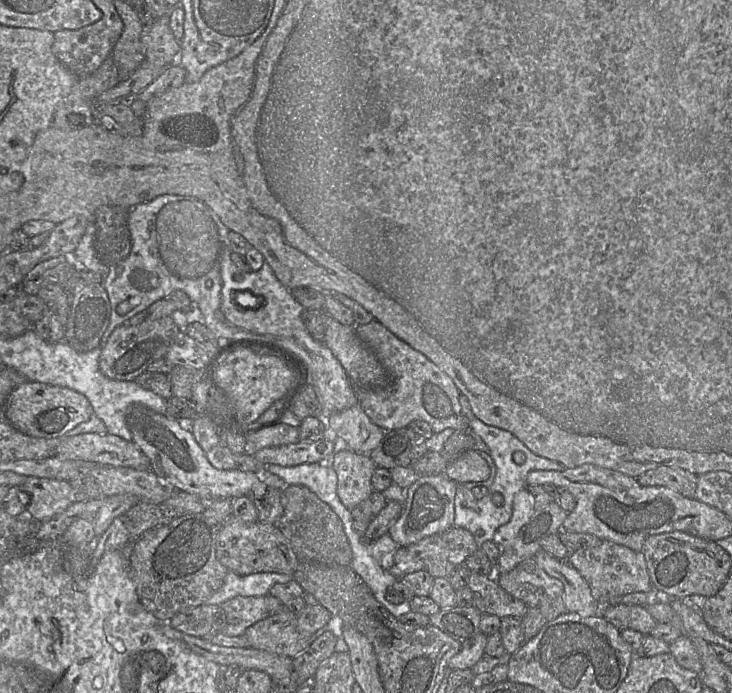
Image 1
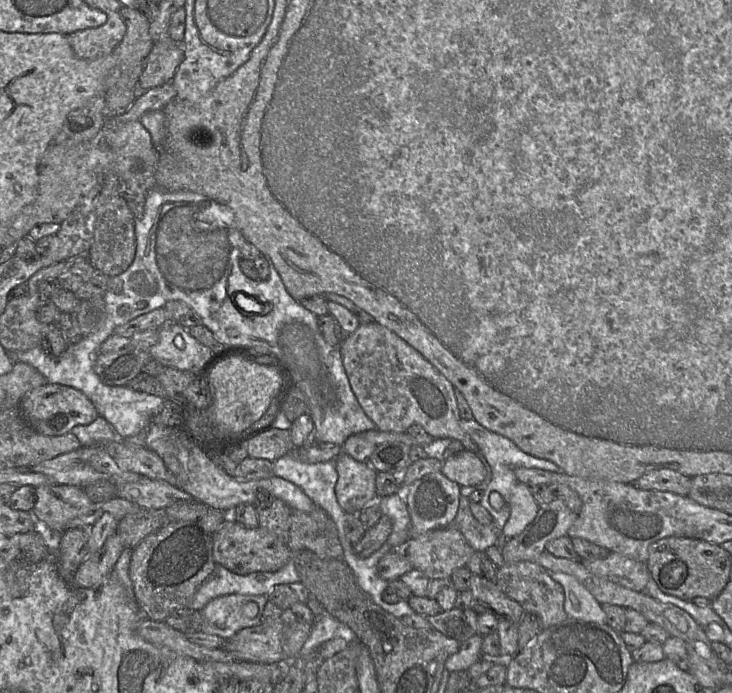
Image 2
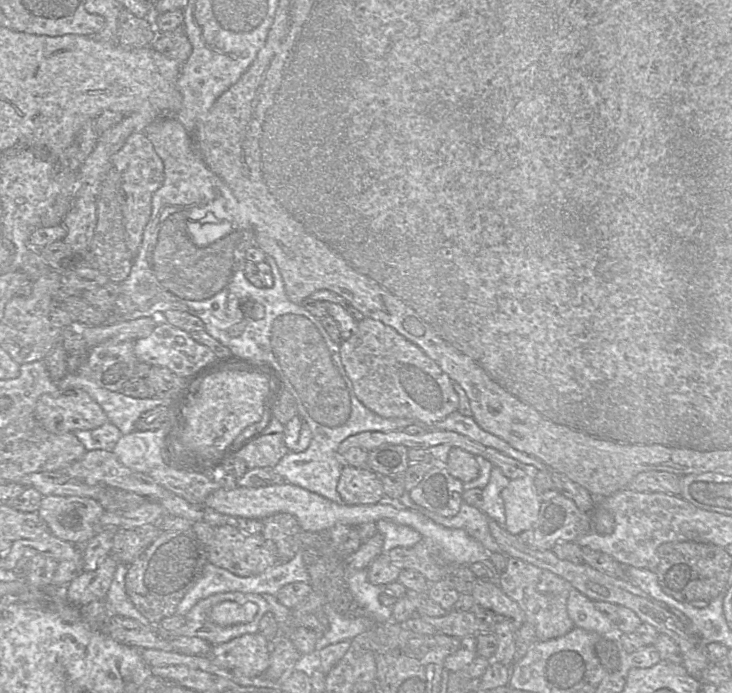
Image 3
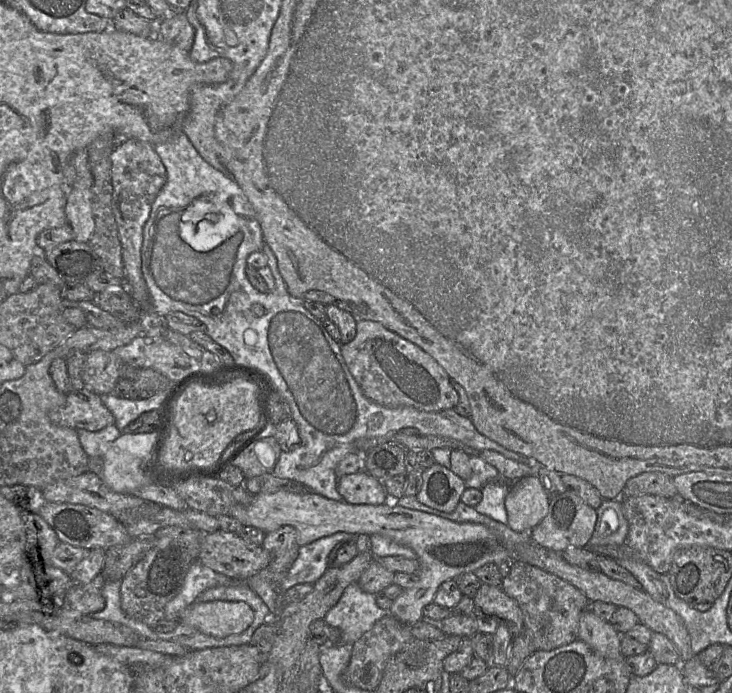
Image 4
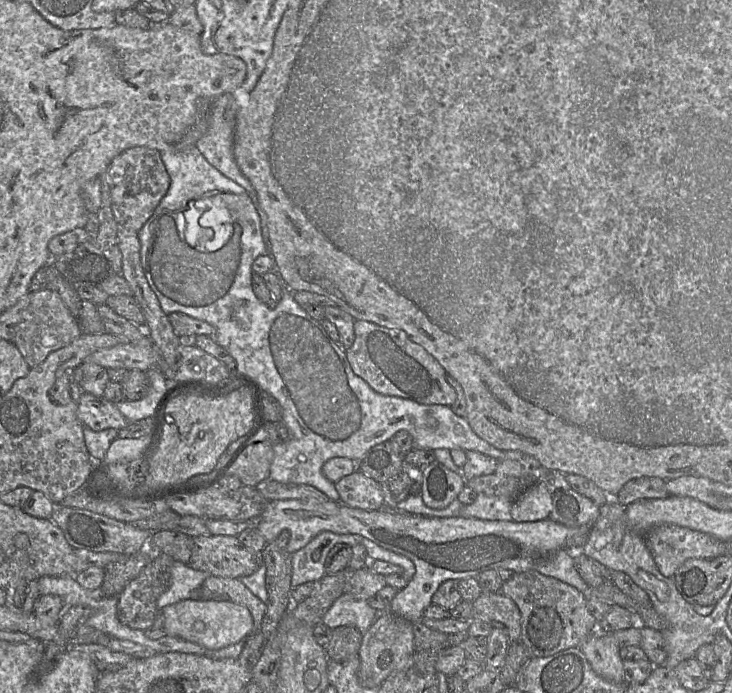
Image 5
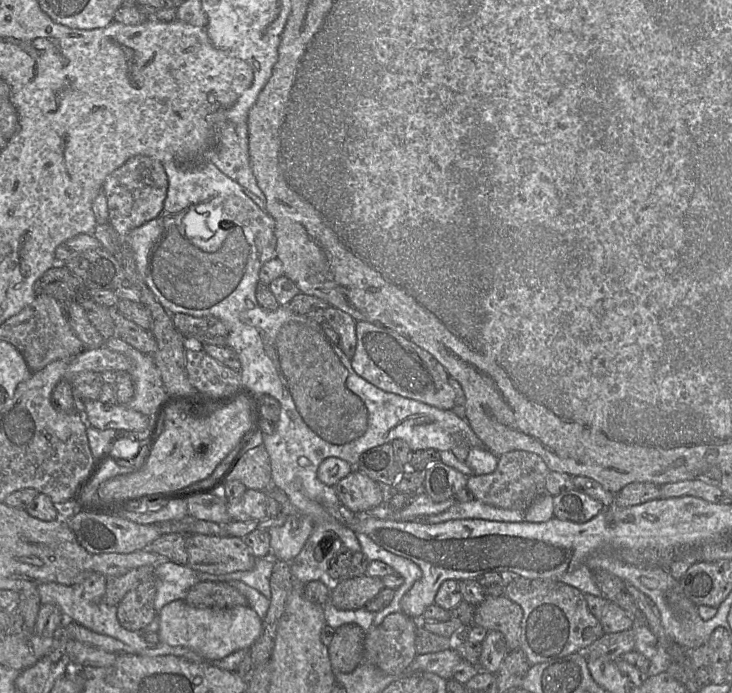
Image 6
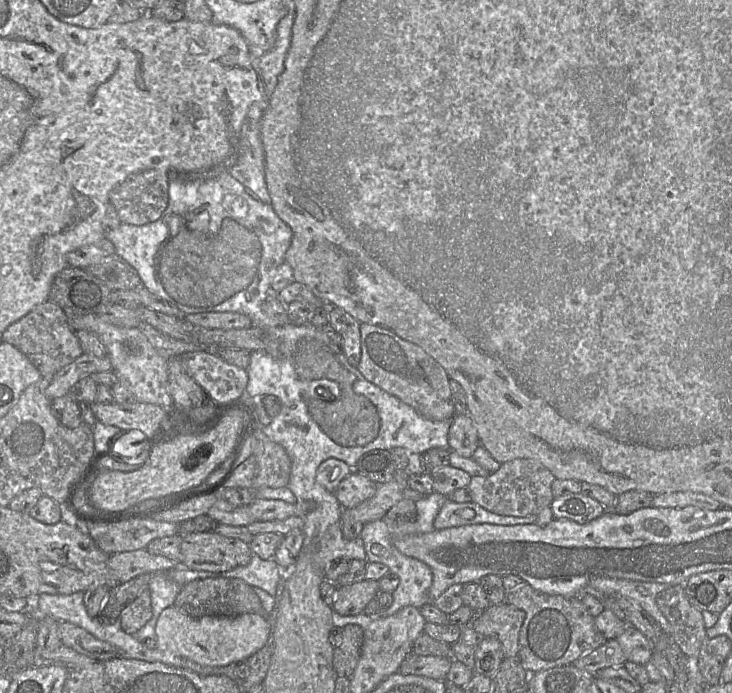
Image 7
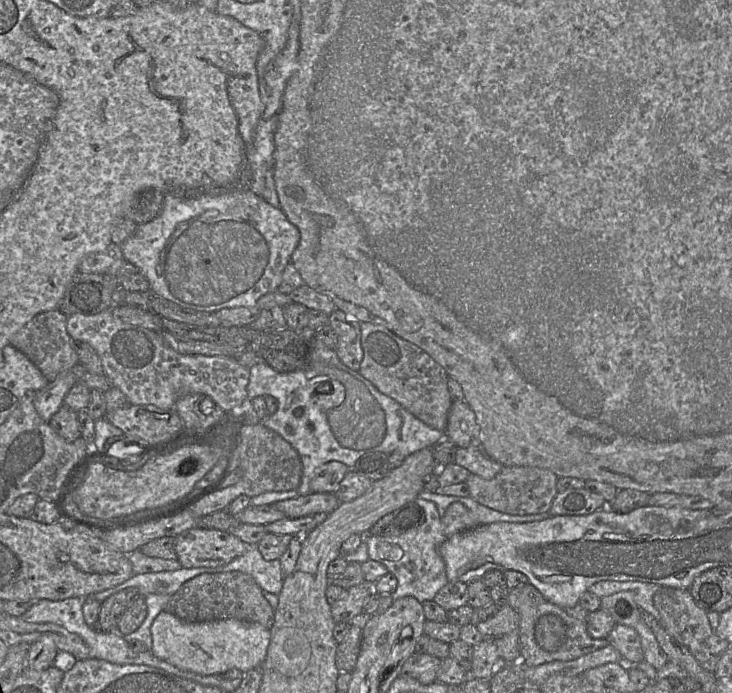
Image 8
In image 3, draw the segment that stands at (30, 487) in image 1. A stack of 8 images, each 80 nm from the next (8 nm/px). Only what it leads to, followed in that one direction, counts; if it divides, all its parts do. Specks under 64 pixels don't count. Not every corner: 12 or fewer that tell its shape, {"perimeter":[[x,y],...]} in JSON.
{"perimeter":[[50,495],[37,512],[53,536],[84,546],[105,510],[91,498]]}

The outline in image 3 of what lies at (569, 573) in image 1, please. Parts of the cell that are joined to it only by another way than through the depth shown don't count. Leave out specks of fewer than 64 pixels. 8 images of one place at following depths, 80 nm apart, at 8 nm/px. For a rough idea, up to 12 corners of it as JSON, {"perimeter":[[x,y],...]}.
{"perimeter":[[572,588],[568,616],[575,627],[613,633],[594,602]]}

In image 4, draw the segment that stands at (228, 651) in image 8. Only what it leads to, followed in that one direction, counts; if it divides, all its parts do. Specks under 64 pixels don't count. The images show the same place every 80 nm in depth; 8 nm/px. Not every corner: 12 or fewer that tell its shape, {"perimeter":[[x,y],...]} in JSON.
{"perimeter":[[194,601],[179,623],[224,638],[254,612],[243,601]]}

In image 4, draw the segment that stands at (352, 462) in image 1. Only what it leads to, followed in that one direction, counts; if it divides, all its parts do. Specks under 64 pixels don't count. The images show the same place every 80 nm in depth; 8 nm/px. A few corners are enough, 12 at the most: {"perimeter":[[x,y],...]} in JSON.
{"perimeter":[[365,470],[339,477],[350,504],[386,503],[384,483]]}

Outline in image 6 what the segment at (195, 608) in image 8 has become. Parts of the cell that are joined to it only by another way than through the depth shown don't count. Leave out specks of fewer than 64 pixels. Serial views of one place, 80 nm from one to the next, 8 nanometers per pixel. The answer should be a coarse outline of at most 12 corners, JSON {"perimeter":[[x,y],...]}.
{"perimeter":[[202,581],[184,601],[197,608],[248,606],[225,581]]}

